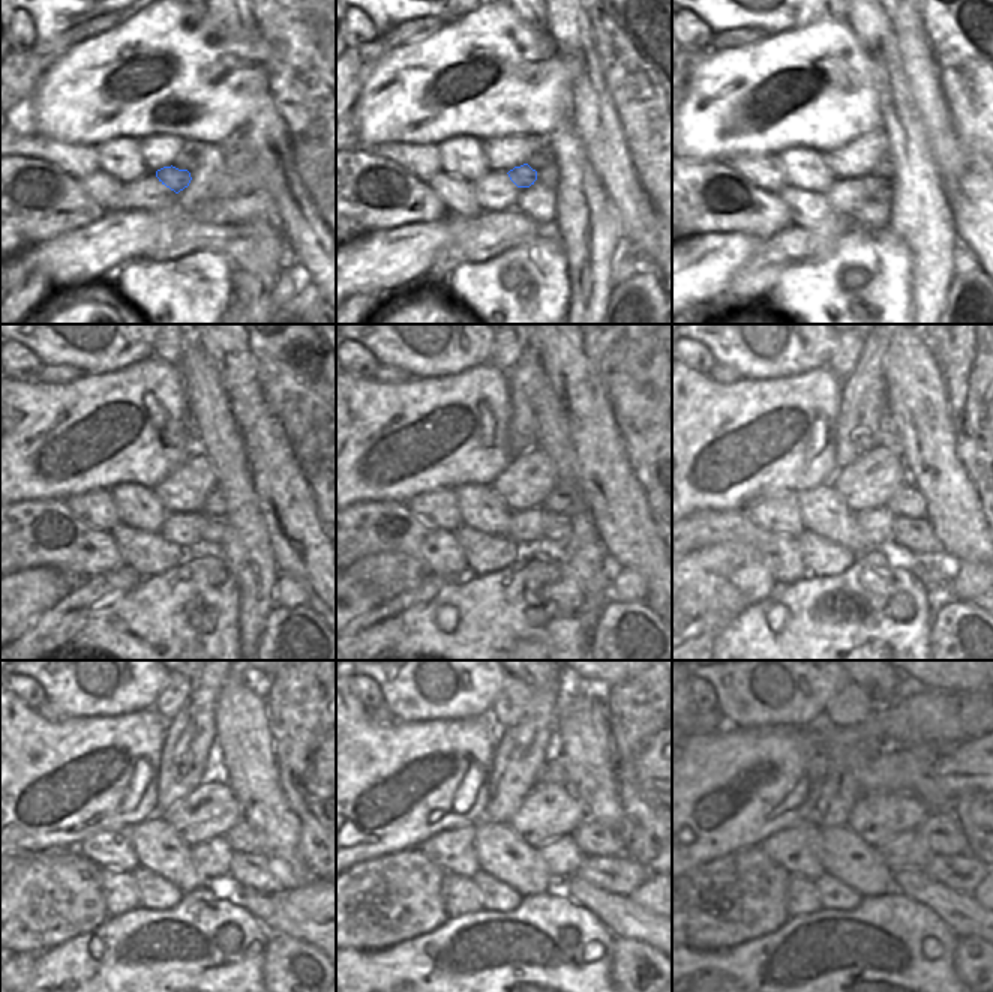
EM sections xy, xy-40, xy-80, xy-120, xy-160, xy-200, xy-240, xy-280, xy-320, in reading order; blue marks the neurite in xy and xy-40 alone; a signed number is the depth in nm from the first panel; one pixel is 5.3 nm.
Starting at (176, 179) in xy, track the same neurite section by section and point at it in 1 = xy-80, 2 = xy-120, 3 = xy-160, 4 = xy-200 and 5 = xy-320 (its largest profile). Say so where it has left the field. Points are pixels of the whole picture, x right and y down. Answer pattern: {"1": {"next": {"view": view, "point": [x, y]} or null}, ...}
{"1": {"next": {"view": "xy-80", "point": [878, 189]}}, "2": {"next": {"view": "xy-120", "point": [213, 530]}}, "3": {"next": {"view": "xy-160", "point": [557, 529]}}, "4": {"next": {"view": "xy-200", "point": [911, 536]}}, "5": {"next": {"view": "xy-320", "point": [962, 874]}}}

